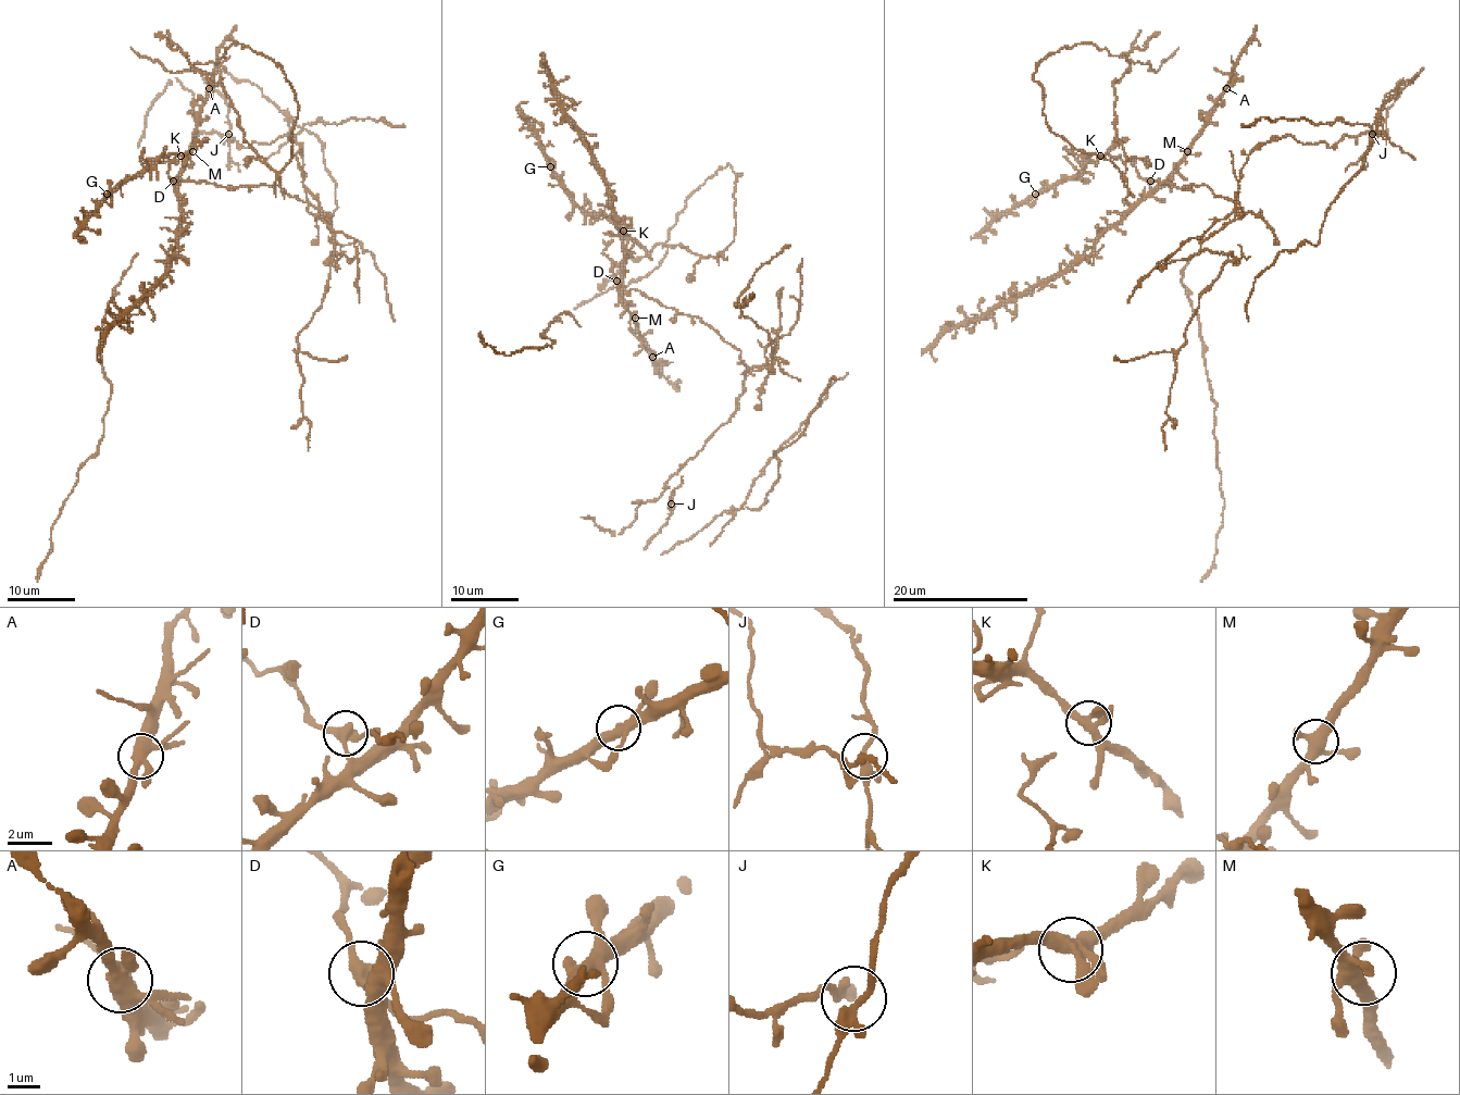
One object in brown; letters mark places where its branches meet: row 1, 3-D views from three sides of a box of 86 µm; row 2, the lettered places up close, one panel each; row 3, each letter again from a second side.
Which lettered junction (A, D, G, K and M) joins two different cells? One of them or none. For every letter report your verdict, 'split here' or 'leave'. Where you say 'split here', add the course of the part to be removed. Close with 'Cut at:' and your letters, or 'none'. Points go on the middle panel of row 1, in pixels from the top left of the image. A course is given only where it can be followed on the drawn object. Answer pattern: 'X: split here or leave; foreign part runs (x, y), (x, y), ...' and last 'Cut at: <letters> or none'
A: leave
D: split here
G: leave
K: leave
M: leave
Cut at: D

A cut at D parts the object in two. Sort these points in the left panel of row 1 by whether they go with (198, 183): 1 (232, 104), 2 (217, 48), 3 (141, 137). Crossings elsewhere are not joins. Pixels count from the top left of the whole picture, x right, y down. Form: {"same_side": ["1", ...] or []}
{"same_side": ["1", "3"]}

